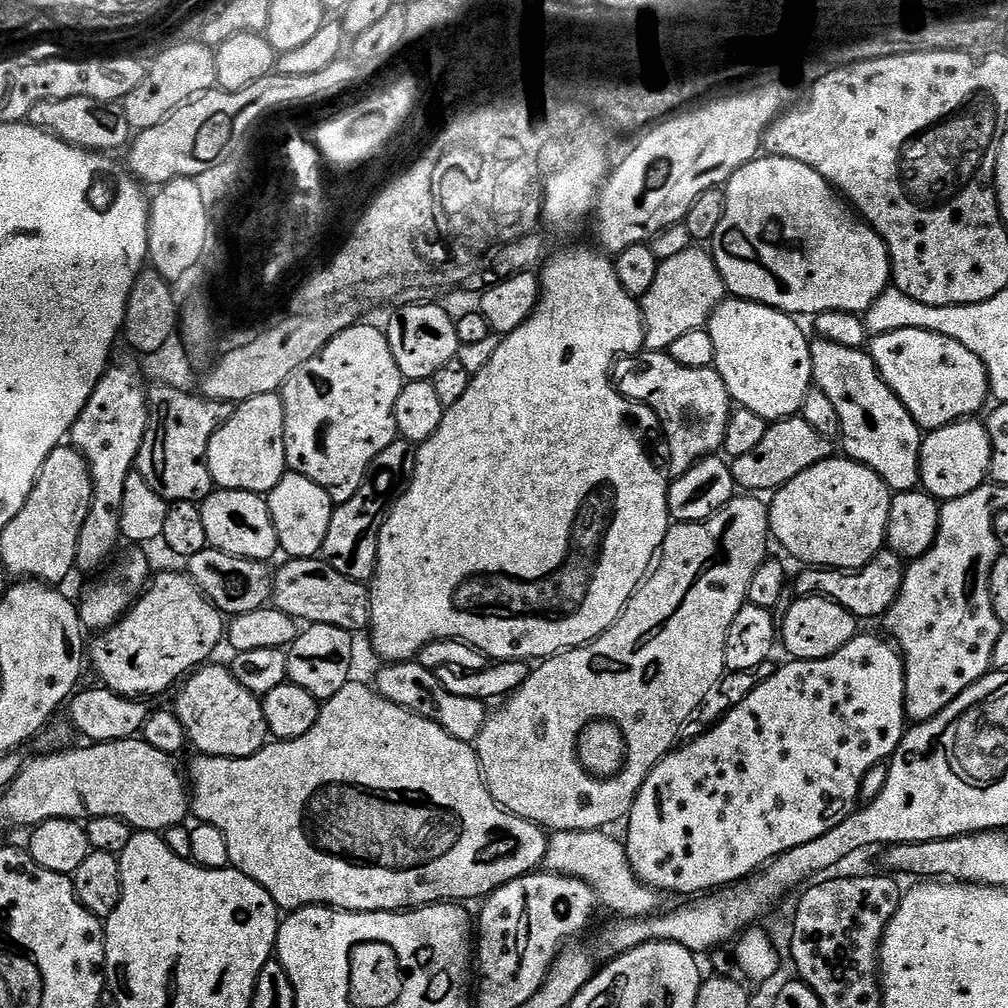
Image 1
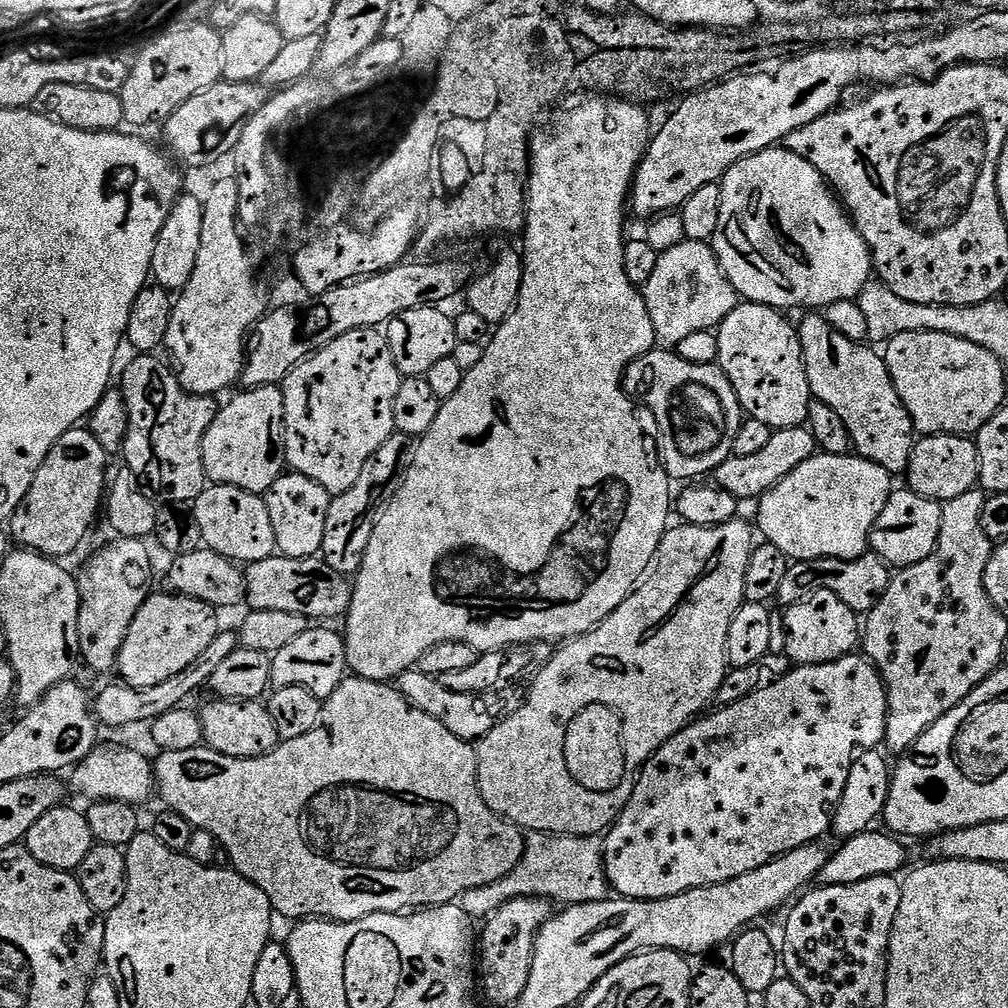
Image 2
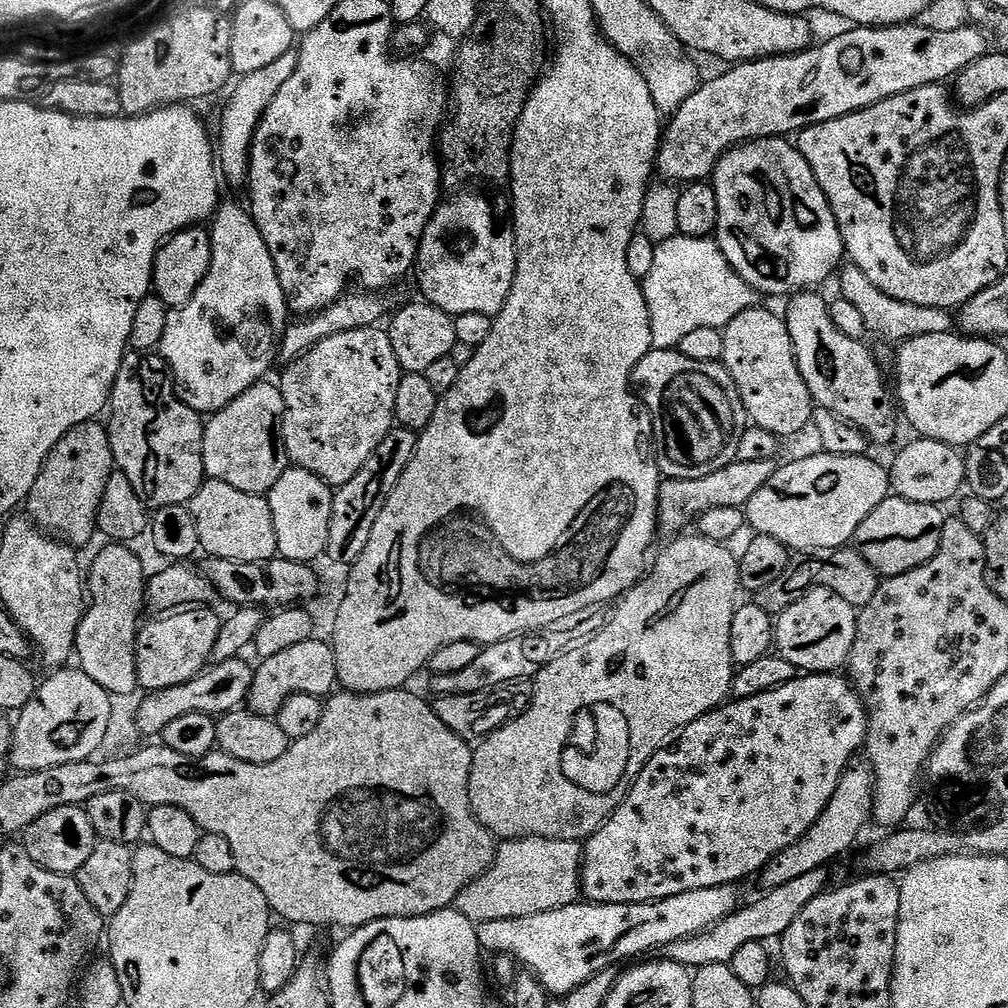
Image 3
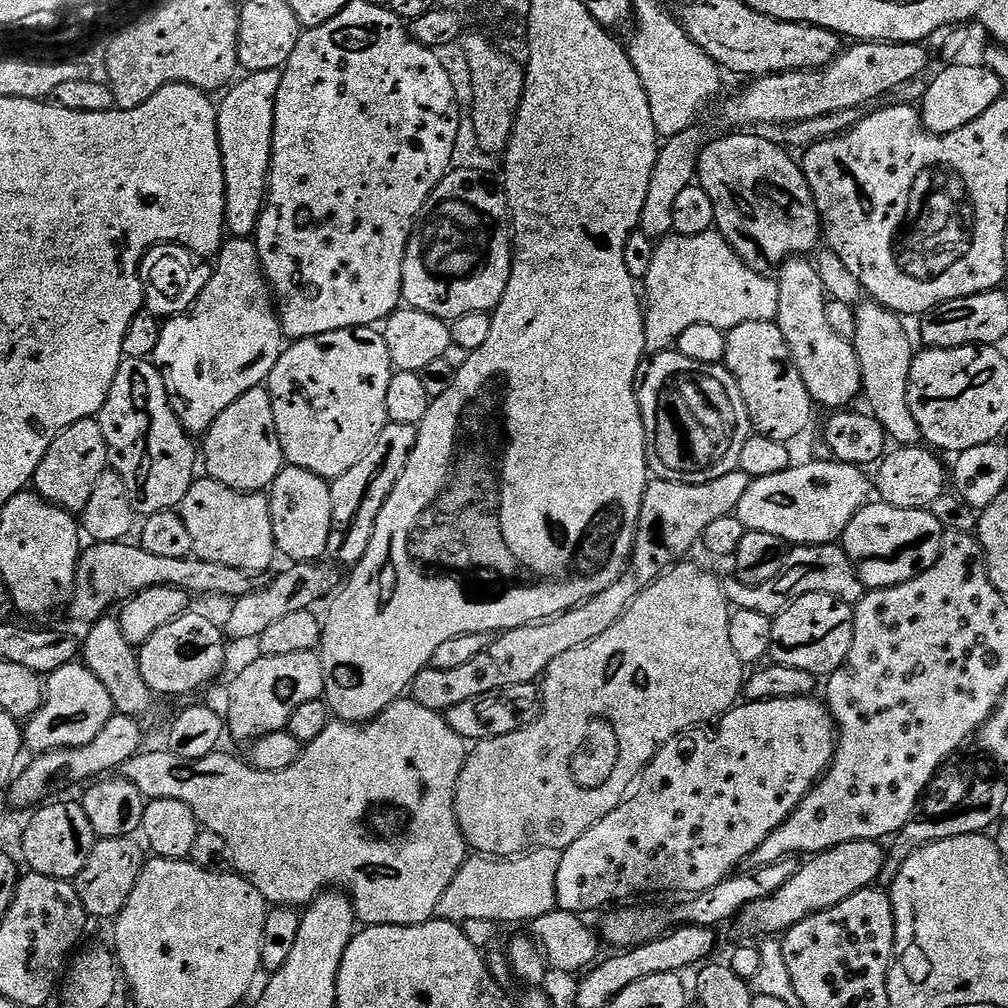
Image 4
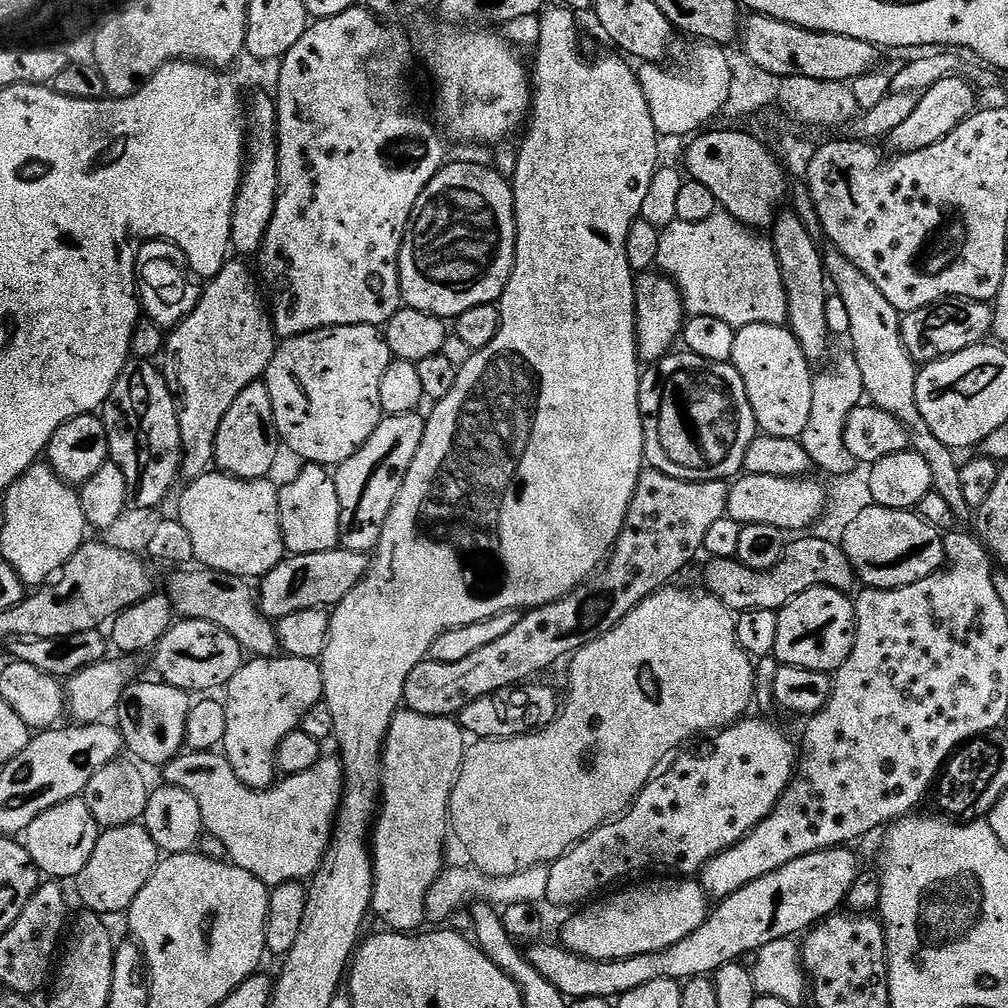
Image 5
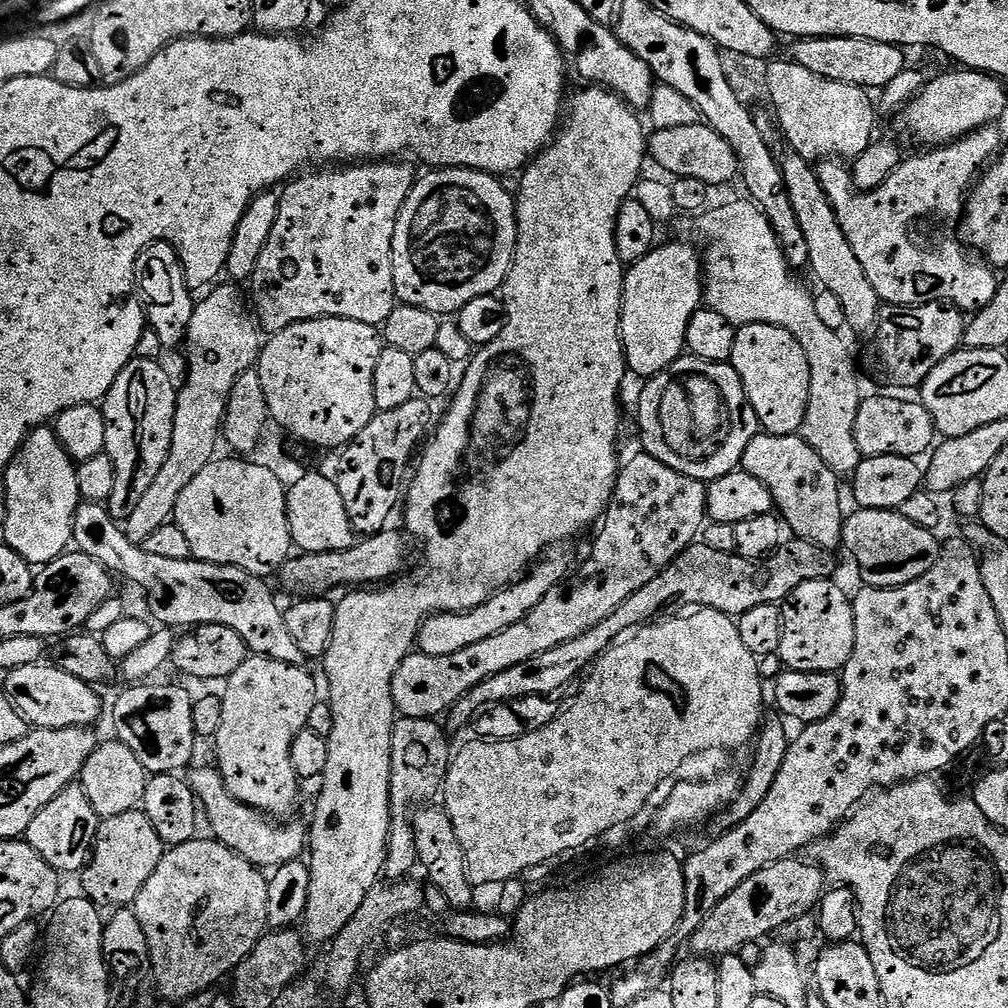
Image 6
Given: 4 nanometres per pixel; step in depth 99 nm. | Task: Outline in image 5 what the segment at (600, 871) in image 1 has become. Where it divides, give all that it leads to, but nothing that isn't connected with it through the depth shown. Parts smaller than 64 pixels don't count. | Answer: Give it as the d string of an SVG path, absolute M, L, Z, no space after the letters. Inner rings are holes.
M448 866L441 872L440 877L434 882L434 886L430 886L430 890L426 894L424 919L432 926L447 925L455 912L461 911L473 902L487 902L493 906L510 904L536 906L546 901L546 885L548 883L550 883L550 874L548 868L544 866L522 870L522 874L510 874L509 876L486 876L471 866L465 866L465 868Z

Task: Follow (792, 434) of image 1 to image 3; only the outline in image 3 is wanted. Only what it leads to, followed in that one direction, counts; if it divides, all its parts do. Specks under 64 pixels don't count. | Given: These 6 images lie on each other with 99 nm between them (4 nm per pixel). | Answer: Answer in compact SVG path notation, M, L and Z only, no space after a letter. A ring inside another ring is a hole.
M735 459L731 464L722 466L722 470L714 470L706 478L682 478L681 480L665 479L660 485L658 494L658 520L661 525L668 524L672 534L679 533L688 523L695 521L706 510L714 510L718 506L744 508L766 482L776 473L776 460L766 462L742 462Z

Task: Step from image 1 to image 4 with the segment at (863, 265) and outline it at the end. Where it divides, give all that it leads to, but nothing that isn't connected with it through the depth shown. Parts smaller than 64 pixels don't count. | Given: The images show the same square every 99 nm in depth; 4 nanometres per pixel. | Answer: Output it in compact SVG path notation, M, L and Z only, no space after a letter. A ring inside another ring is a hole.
M724 136L721 140L711 140L698 152L698 183L714 202L715 227L720 235L725 236L740 257L757 270L767 269L767 264L779 266L789 258L811 253L811 248L821 243L822 225L814 194L797 157L795 160L787 147L764 136Z

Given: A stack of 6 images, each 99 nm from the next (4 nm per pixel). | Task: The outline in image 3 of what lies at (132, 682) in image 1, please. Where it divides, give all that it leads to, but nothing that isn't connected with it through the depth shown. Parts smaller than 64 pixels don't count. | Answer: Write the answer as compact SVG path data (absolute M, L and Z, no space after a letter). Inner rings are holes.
M197 606L164 614L152 618L148 625L145 623L139 629L136 646L137 682L145 693L182 686L182 682L190 682L190 678L209 667L222 623L222 616L212 610L208 606Z

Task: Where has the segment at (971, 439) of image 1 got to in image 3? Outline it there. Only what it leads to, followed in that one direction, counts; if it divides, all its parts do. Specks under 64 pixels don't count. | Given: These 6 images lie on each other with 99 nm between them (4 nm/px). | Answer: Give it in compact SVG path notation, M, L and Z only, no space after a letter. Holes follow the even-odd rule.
M912 438L912 441L893 458L892 464L890 463L888 483L891 491L906 498L906 502L947 505L947 500L955 501L961 495L960 487L965 487L964 458L965 453L961 449L951 448L949 444Z

